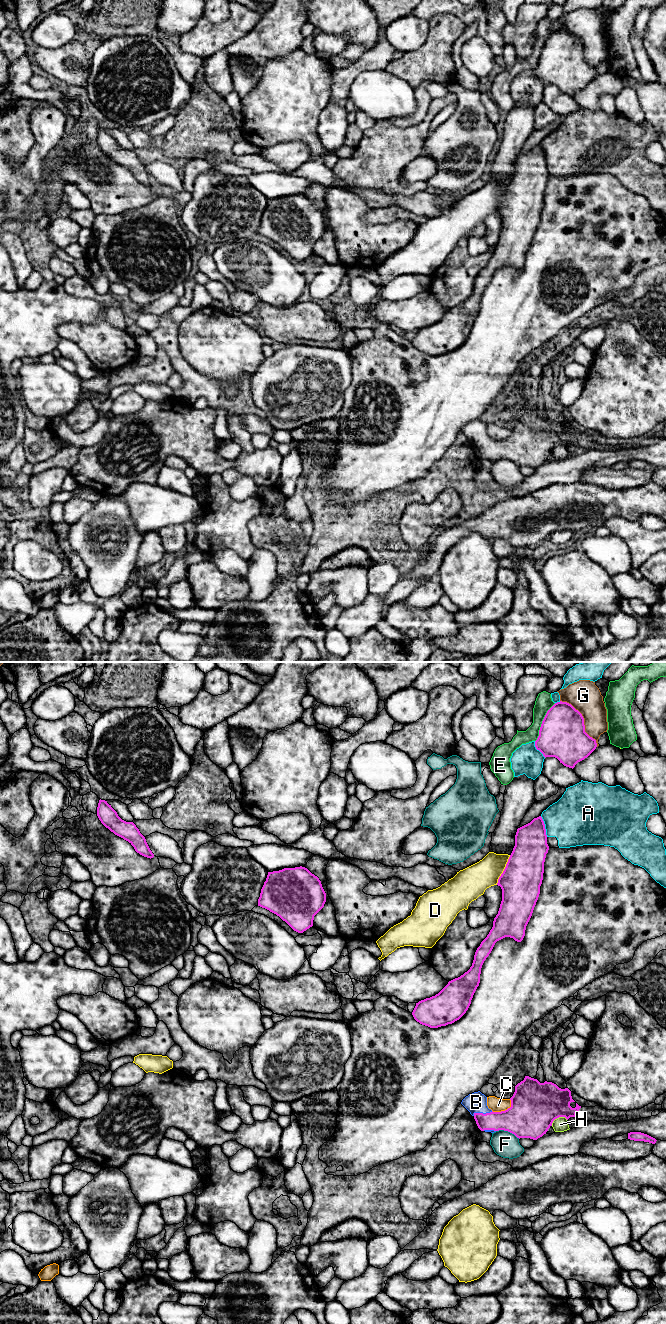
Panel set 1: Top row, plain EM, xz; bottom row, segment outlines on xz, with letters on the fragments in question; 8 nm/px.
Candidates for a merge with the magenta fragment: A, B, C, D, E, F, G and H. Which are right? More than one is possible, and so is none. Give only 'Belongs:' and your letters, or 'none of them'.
Belongs: B

